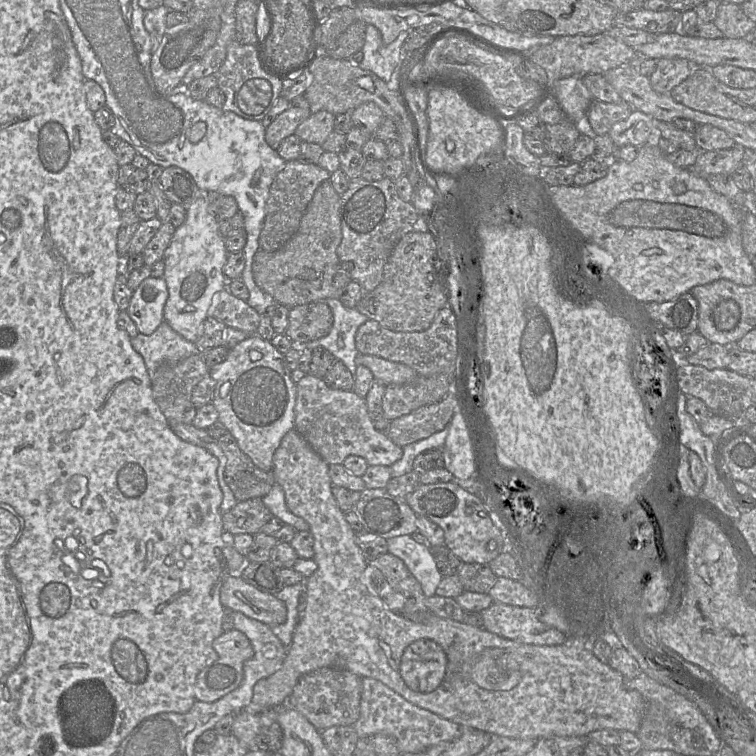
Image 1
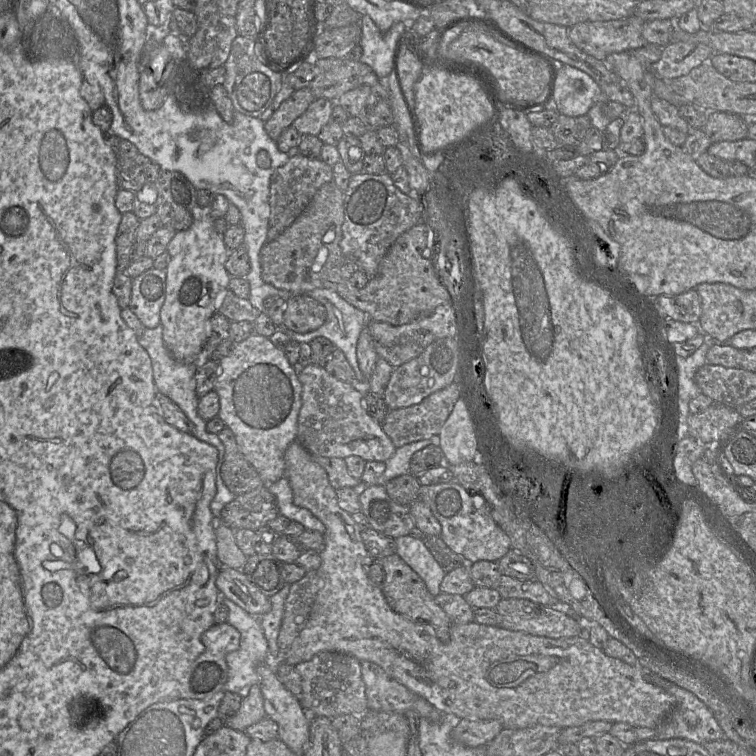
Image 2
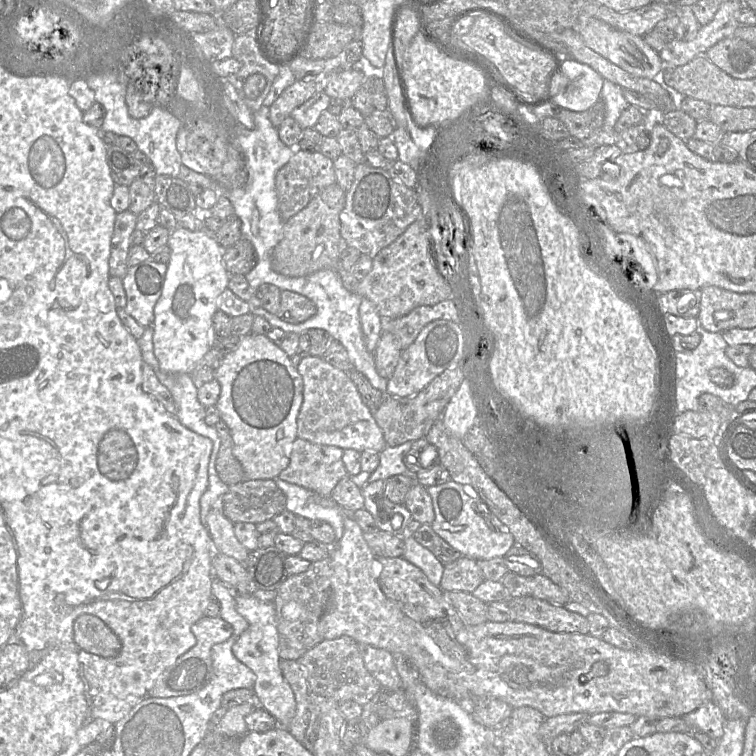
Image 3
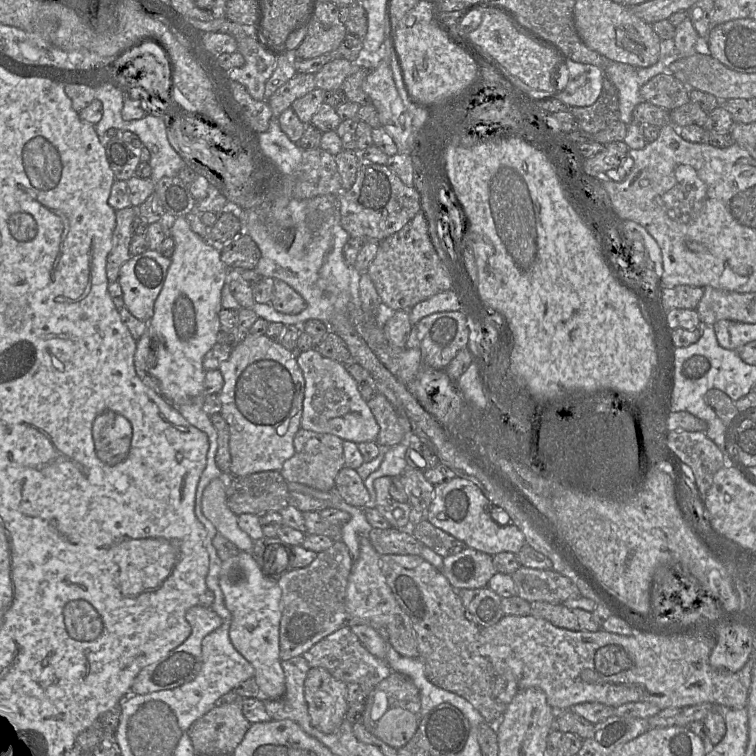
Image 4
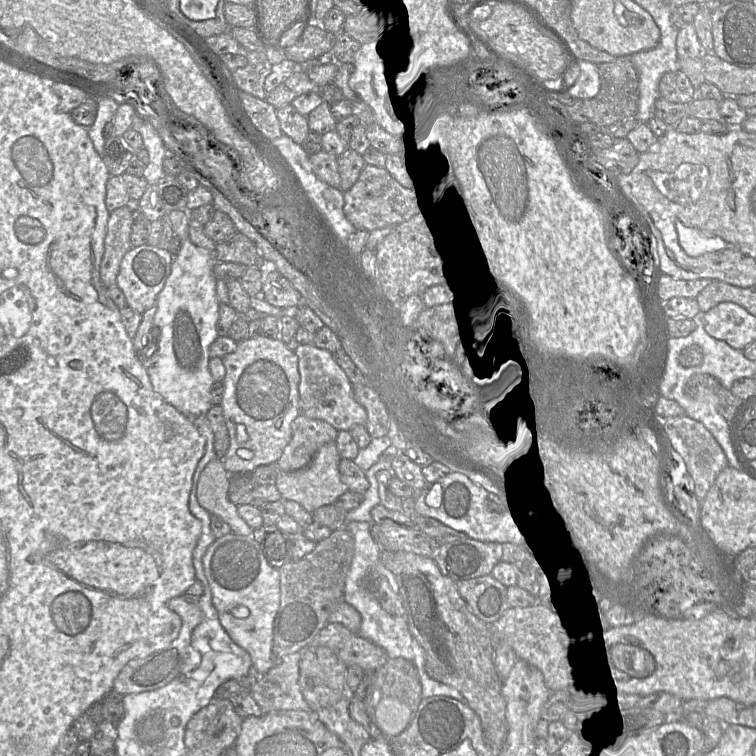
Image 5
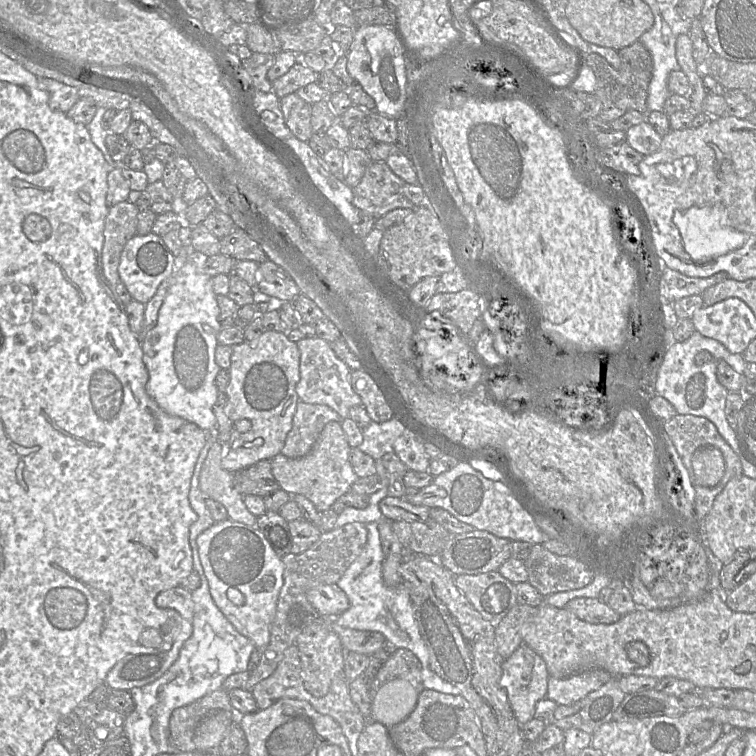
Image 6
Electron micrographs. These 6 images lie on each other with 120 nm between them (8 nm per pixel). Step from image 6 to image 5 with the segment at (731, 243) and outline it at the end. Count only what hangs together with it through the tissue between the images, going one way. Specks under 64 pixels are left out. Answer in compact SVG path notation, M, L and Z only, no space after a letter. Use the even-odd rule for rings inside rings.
M676 220L679 244L690 257L698 257L707 252L720 252L727 242L720 237L707 237L696 228L684 226Z

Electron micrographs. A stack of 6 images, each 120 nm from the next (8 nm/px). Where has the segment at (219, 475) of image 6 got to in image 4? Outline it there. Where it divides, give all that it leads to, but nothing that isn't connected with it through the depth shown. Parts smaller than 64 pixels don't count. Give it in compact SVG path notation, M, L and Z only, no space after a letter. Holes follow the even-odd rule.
M215 478L208 483L203 491L201 509L217 532L230 540L239 551L252 551L254 541L239 527L237 515L226 503L226 480Z

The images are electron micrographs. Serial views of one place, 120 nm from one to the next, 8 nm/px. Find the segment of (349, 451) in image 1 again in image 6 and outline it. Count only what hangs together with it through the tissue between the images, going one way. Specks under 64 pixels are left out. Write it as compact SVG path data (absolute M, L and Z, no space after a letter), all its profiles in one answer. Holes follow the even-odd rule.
M305 337L296 342L300 352L300 379L296 385L299 400L309 404L326 405L342 419L348 418L349 409L362 405L361 398L353 391L348 366L330 347L330 343L318 337Z

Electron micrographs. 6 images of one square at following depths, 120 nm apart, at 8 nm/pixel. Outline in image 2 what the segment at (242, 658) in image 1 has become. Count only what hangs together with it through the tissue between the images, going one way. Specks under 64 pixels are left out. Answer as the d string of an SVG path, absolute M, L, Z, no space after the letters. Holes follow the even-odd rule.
M228 622L215 623L202 634L204 652L192 662L180 682L180 697L190 699L205 699L224 690L228 680L228 665L226 656L240 646L240 632Z

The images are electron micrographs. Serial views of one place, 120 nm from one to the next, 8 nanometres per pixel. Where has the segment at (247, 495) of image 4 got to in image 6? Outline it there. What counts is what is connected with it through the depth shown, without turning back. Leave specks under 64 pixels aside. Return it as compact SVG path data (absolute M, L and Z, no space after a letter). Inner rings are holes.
M260 460L232 474L234 487L243 496L257 495L263 498L280 488L273 476L270 460Z

